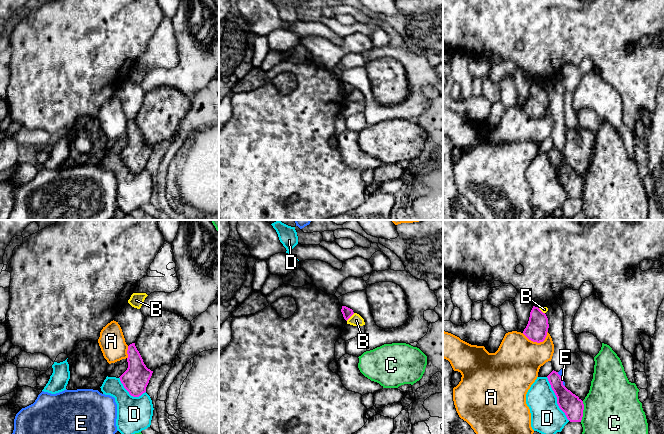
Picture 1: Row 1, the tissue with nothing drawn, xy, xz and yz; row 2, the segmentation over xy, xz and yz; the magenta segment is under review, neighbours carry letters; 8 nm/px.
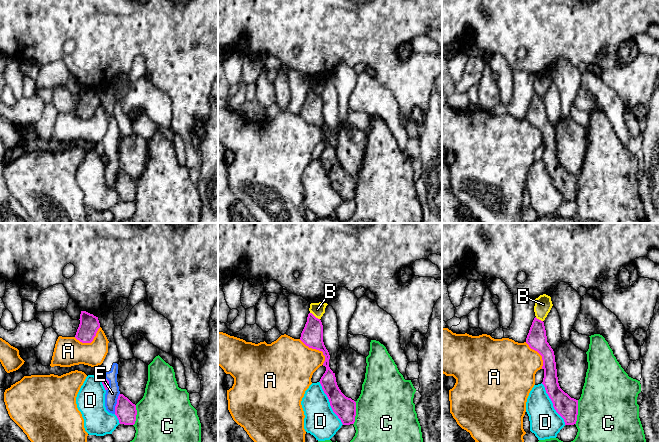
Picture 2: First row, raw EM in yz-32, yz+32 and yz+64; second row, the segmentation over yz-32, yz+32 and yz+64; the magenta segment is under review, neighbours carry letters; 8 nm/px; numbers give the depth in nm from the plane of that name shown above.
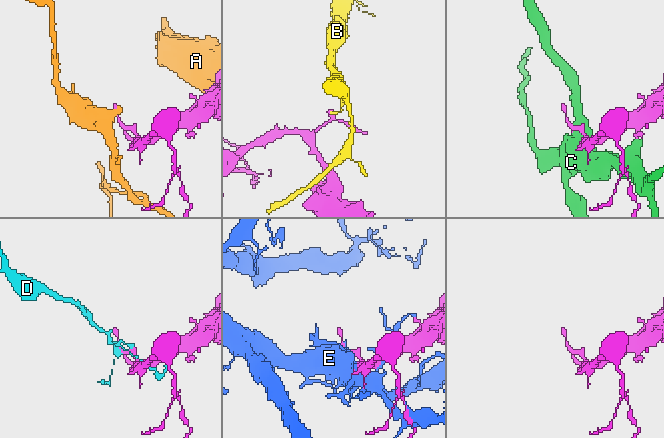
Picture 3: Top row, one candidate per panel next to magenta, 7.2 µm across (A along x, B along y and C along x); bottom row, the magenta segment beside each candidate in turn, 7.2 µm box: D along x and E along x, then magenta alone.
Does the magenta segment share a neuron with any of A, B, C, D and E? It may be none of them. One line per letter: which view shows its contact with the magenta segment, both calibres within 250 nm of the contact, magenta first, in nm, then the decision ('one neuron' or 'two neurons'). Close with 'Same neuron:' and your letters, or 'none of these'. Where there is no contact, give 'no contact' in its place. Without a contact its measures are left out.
A: yz | 180/380 nm | two neurons
B: xz | 80/100 nm | two neurons
C: yz | 170/480 nm | two neurons
D: yz | 170/260 nm | two neurons
E: yz | 170/20 nm | two neurons
Same neuron: none of these

